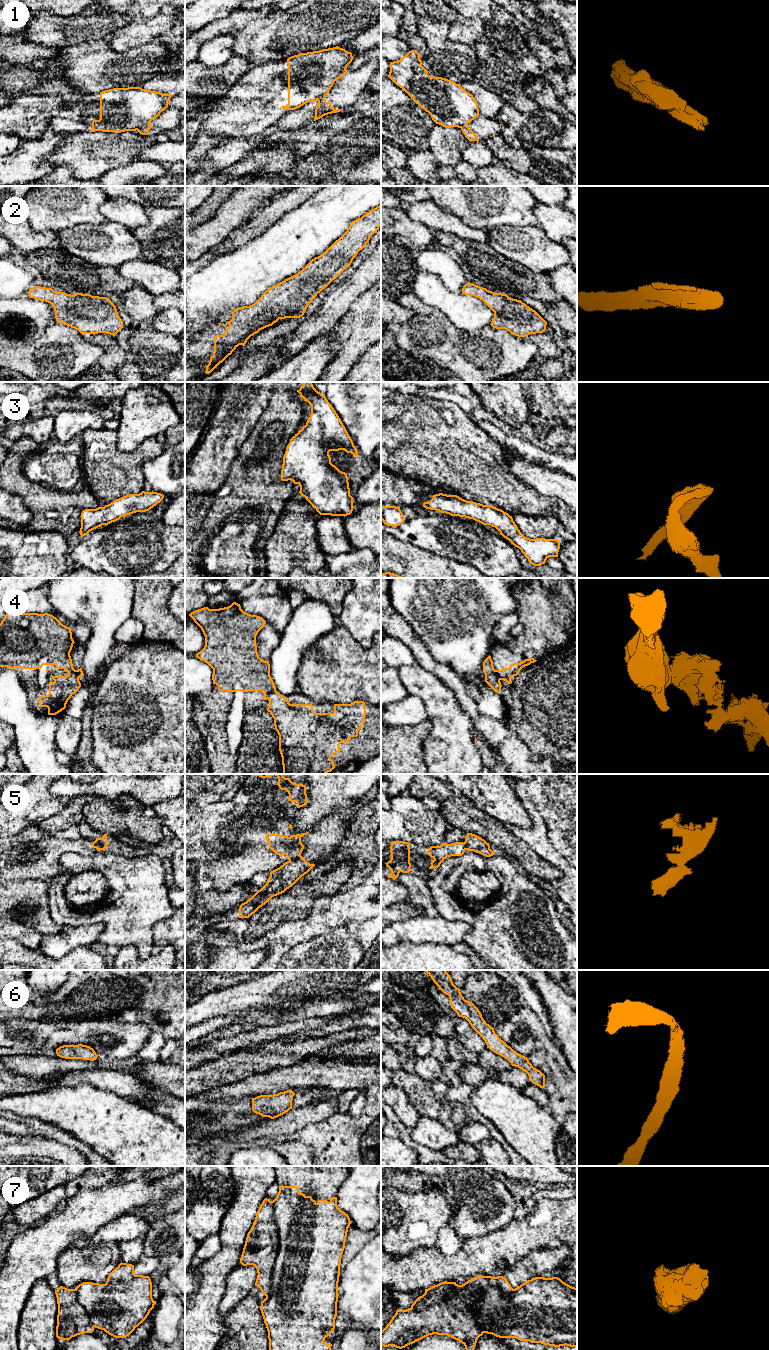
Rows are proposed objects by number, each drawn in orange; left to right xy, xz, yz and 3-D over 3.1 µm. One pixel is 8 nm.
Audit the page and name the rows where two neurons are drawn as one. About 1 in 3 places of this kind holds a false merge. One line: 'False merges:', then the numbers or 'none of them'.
False merges: 1, 4, 5, 7

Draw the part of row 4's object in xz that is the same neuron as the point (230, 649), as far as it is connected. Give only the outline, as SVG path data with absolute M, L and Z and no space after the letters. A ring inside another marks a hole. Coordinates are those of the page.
M236 602L219 609L204 607L191 612L189 616L205 636L205 646L196 657L213 669L213 684L218 686L219 691L261 691L264 693L263 700L276 691L270 676L269 661L262 660L257 652L256 636L266 624L262 617L244 612Z

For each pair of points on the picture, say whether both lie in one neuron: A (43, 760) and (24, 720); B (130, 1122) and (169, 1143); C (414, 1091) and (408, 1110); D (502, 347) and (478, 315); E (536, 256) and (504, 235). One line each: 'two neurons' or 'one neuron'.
A: one neuron
B: one neuron
C: two neurons
D: two neurons
E: one neuron

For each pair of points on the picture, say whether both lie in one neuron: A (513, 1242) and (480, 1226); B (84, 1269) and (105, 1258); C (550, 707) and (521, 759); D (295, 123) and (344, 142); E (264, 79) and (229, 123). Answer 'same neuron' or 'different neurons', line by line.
A: different neurons
B: same neuron
C: different neurons
D: different neurons
E: same neuron

